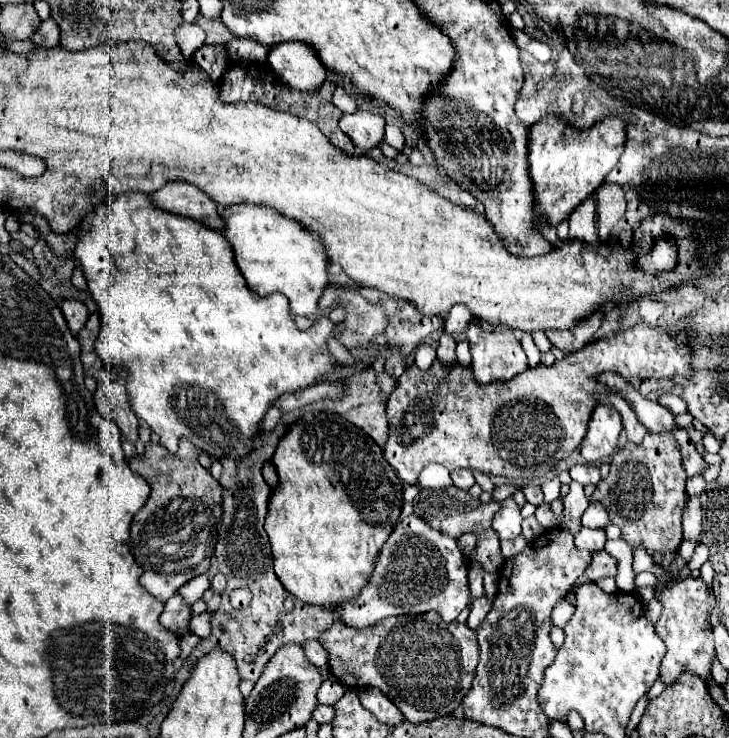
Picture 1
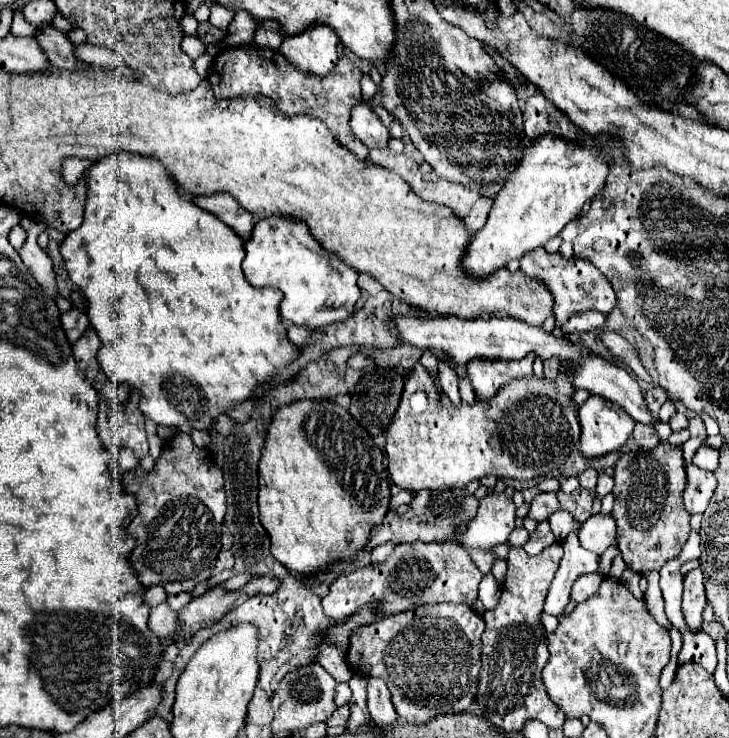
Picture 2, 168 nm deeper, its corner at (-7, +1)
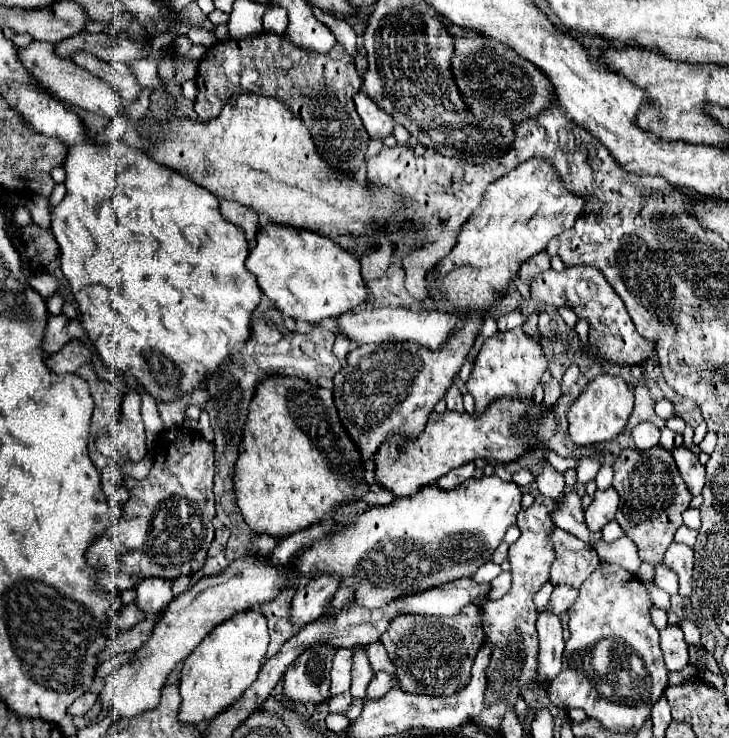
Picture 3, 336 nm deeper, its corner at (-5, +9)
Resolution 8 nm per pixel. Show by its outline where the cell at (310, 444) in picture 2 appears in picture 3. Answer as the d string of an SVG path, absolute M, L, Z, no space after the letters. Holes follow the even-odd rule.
M273 374L263 378L249 402L247 422L241 430L239 458L233 468L233 492L237 492L237 506L245 524L253 532L283 538L309 528L315 522L323 522L329 518L335 504L357 500L367 494L367 490L361 456L341 428L341 420L333 404L333 392L295 376Z

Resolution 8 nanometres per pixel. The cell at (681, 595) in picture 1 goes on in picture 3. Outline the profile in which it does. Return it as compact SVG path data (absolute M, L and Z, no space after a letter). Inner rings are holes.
M673 542L665 552L665 564L679 576L679 596L687 598L691 594L693 580L693 550L685 544Z

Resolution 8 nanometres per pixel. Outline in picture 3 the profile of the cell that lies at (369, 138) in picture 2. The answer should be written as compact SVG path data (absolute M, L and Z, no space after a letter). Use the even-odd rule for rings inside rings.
M363 90L357 96L353 96L353 102L355 102L355 108L357 108L371 140L375 140L375 138L383 140L393 132L393 128L395 128L393 116L387 114L383 108L379 108L369 96L365 96Z

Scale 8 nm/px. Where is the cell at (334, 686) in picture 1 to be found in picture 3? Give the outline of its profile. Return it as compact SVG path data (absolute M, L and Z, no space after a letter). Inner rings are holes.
M345 692L345 694L339 694L339 696L333 696L329 700L329 712L347 712L349 706L351 706L351 692Z

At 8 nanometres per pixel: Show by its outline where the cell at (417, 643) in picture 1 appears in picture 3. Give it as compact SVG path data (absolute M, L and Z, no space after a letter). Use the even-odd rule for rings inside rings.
M469 606L451 618L397 616L389 624L389 632L385 632L385 636L381 636L381 642L397 666L397 684L405 692L425 692L427 696L449 696L449 692L457 692L457 688L461 688L461 684L465 684L465 680L469 680L473 660L485 642L485 634L483 634L483 626L481 626L481 608Z

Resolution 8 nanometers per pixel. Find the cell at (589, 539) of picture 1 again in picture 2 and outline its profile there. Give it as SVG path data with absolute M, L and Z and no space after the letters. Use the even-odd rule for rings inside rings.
M595 514L579 530L579 542L585 550L603 554L615 542L615 520L611 516Z

